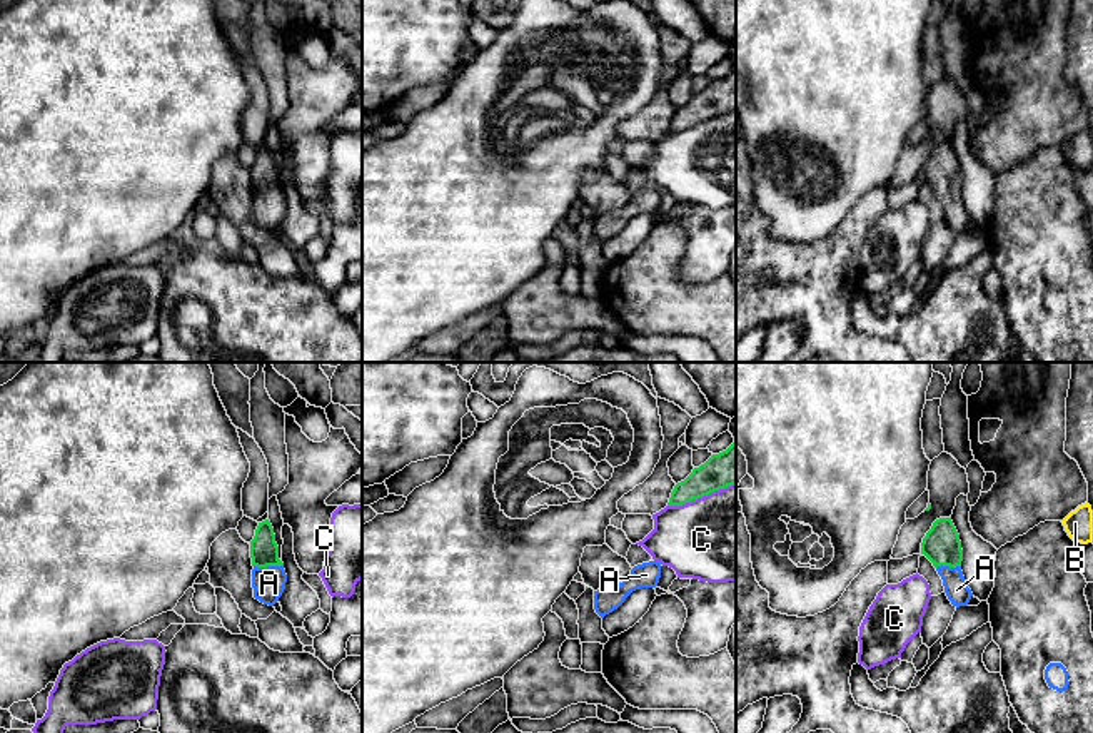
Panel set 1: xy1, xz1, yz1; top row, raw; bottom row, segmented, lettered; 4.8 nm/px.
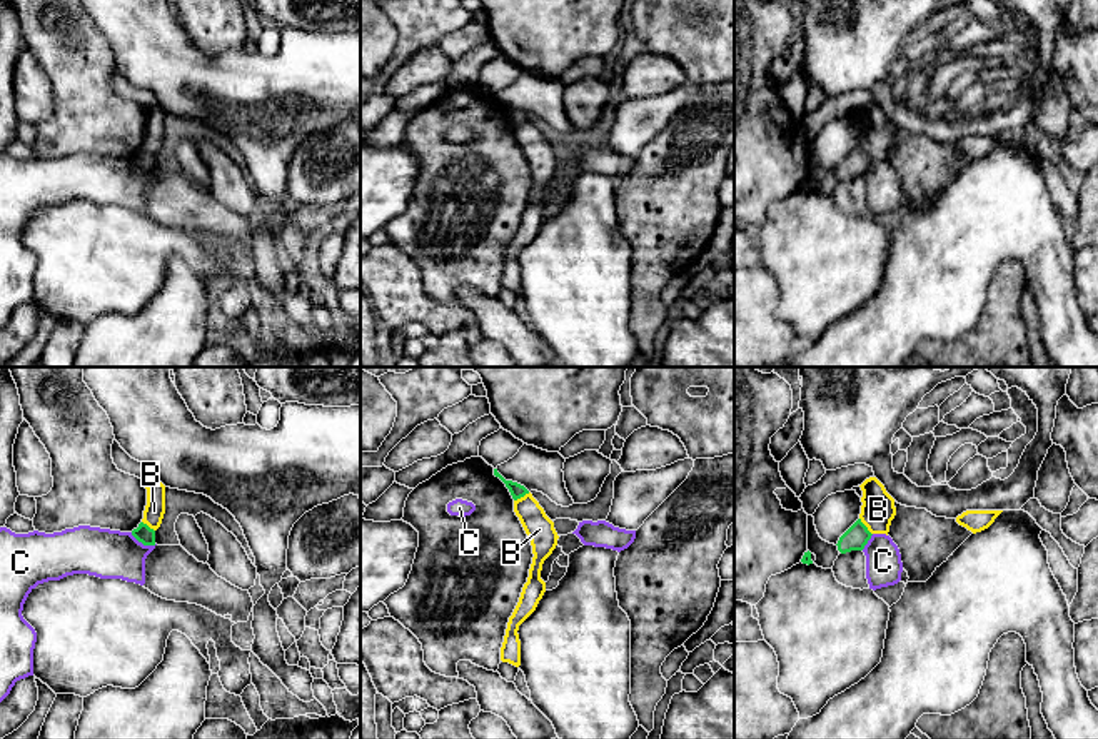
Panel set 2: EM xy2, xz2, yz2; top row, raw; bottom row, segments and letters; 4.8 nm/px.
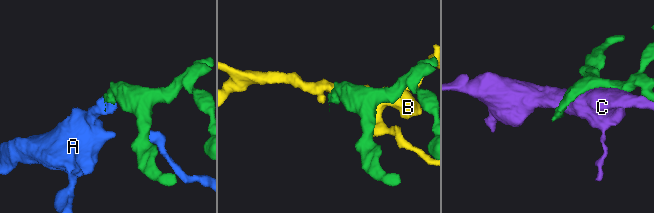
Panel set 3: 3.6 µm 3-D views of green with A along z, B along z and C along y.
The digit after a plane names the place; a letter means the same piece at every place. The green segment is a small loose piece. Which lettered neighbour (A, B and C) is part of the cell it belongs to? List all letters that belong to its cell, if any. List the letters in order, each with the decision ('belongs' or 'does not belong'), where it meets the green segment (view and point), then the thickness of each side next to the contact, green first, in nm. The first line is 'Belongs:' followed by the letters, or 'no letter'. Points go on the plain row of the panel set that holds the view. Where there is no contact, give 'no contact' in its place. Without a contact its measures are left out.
Belongs: A
A: belongs | xy1 (269, 191) | 140/160 nm
B: does not belong | yz2 (865, 152) | 110/160 nm
C: does not belong | xz1 (701, 122) | 180/440 nm

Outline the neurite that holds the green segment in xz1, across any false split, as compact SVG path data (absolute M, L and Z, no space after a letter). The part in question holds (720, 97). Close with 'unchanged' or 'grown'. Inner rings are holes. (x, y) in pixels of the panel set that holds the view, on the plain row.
M736 65L723 78L713 80L704 90L677 109L667 132L682 132L714 117L736 110Z; unchanged

